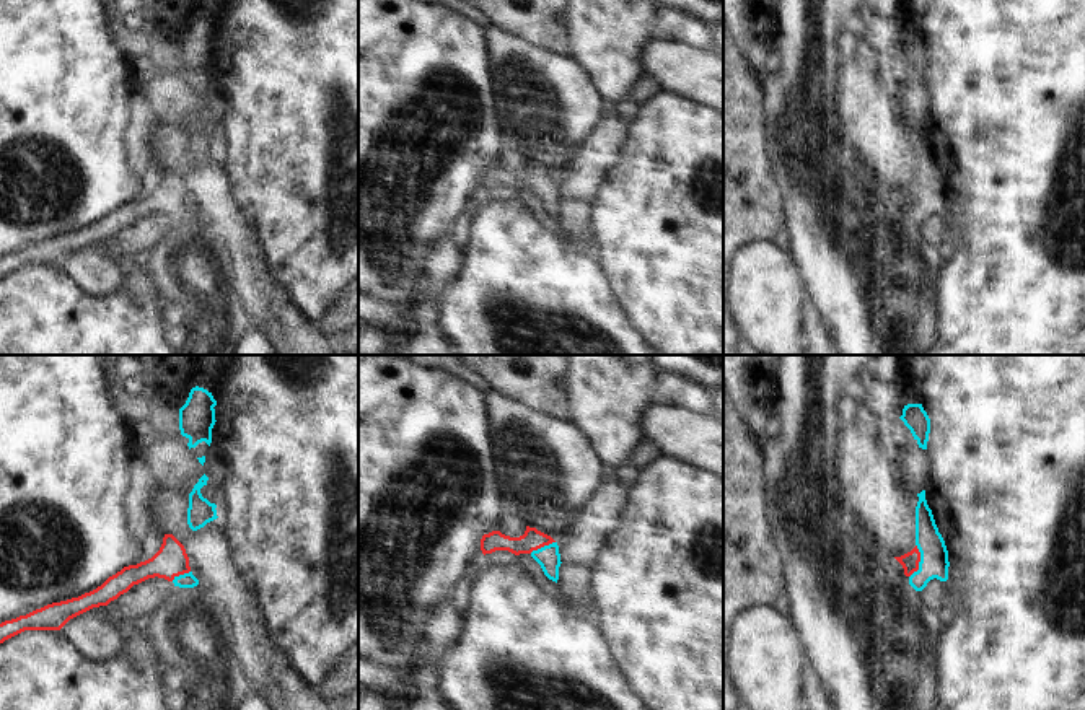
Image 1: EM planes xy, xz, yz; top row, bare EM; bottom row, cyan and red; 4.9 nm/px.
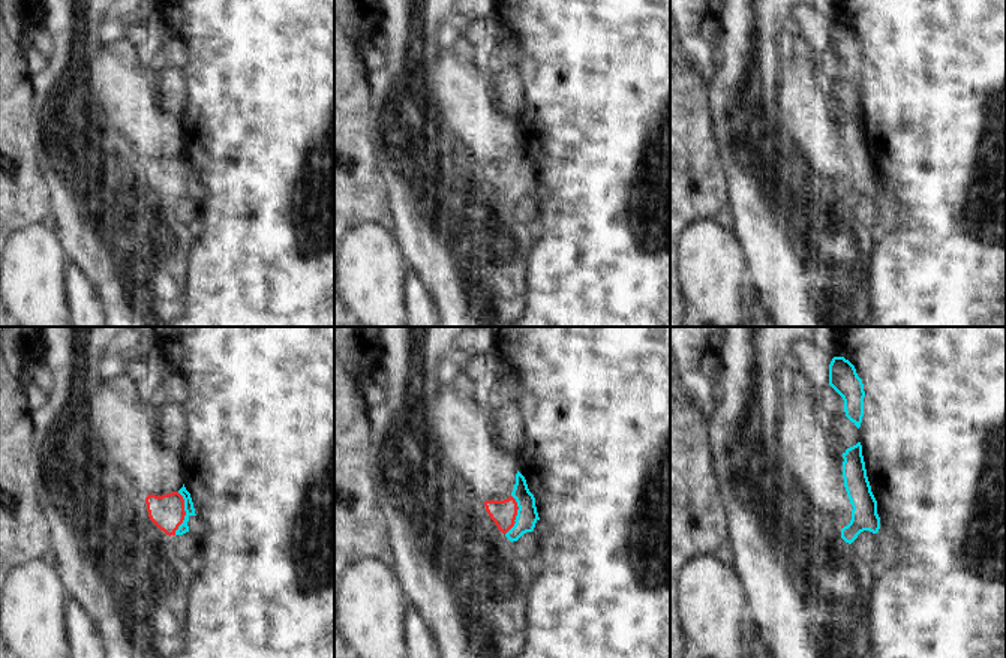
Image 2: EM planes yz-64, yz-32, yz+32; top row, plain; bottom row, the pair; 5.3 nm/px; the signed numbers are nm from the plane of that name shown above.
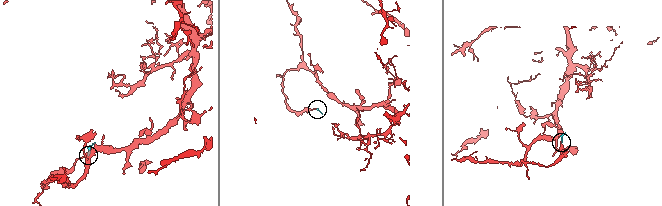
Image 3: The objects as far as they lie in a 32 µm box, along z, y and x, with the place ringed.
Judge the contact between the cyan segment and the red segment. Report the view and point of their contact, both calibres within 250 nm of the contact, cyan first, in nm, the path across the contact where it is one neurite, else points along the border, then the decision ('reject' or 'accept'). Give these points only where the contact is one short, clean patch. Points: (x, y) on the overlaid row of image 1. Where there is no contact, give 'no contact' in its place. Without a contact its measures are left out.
yz (921, 560) | 140/90 nm | across yz (934, 562), (921, 560), (909, 560) | accept

